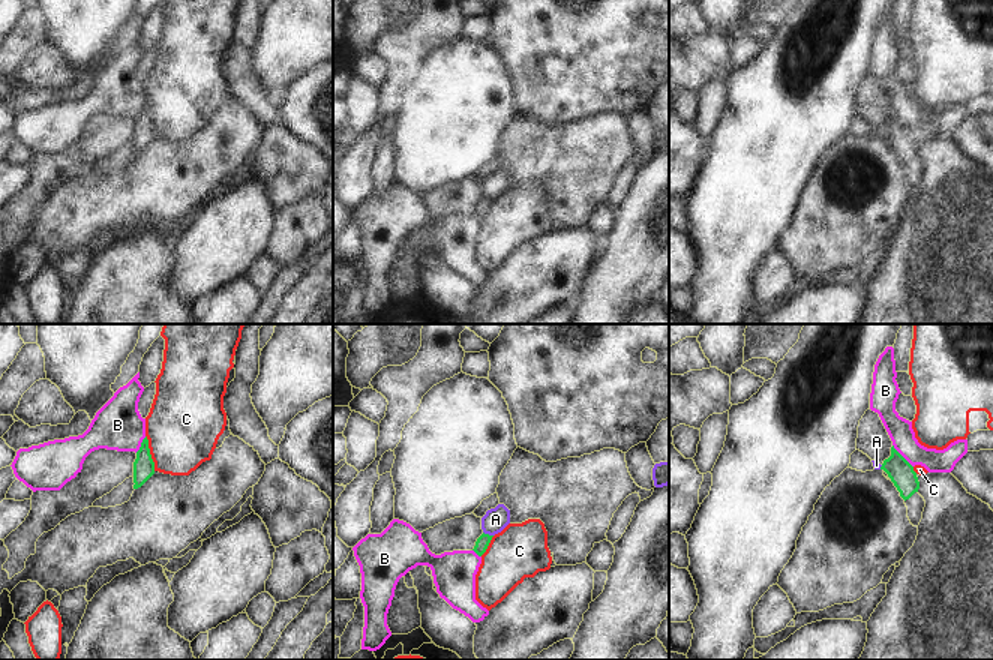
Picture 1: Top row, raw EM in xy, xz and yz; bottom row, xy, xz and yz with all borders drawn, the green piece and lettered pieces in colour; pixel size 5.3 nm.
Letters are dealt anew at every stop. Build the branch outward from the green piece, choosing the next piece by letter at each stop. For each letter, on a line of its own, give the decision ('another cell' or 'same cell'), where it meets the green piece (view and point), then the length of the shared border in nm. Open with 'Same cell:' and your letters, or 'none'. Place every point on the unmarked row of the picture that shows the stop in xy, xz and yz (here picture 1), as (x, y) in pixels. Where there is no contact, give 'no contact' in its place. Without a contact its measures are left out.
Same cell: none
A: another cell; contact xz (488, 198); length 60 nm
B: another cell; contact yz (902, 120); length 170 nm
C: another cell; contact xy (149, 117); length 200 nm

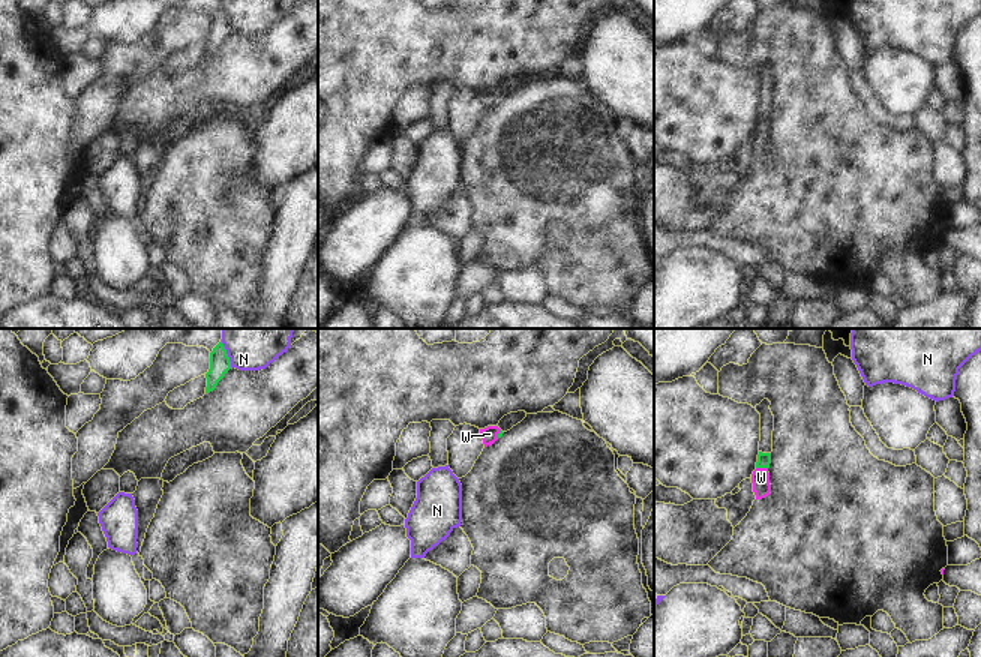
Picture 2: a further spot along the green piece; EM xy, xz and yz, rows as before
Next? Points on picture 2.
Same cell: W
N: another cell; contact xy (225, 17); length 160 nm
W: same cell; contact yz (762, 131); length 60 nm

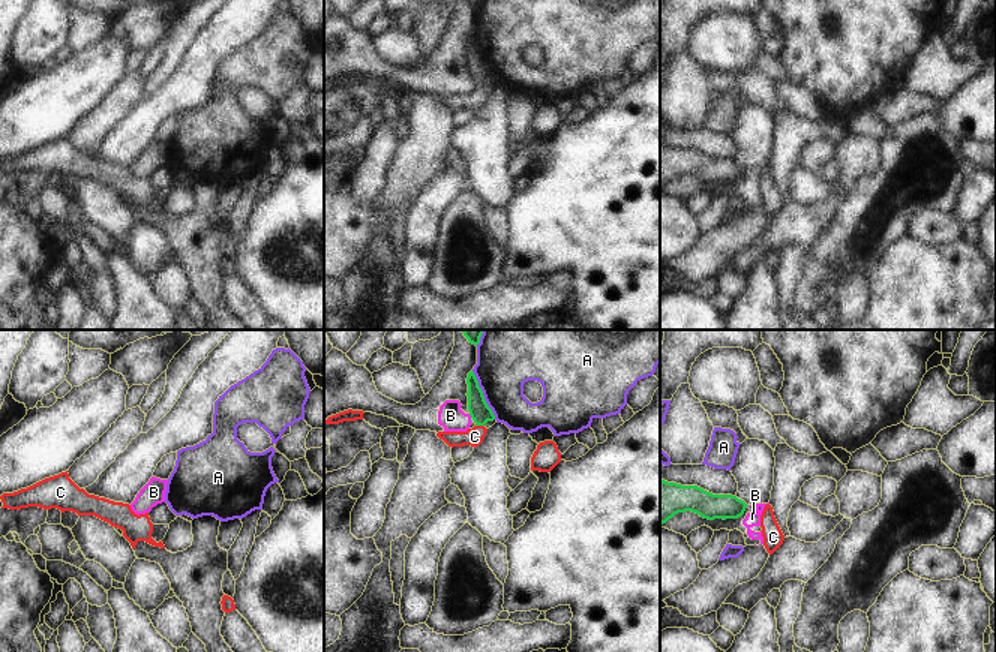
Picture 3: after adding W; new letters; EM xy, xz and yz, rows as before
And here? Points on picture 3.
Same cell: C
A: another cell; contact xz (482, 59); length 300 nm
B: another cell; contact xz (470, 78); length 30 nm
C: same cell; contact xz (480, 89); length 50 nm

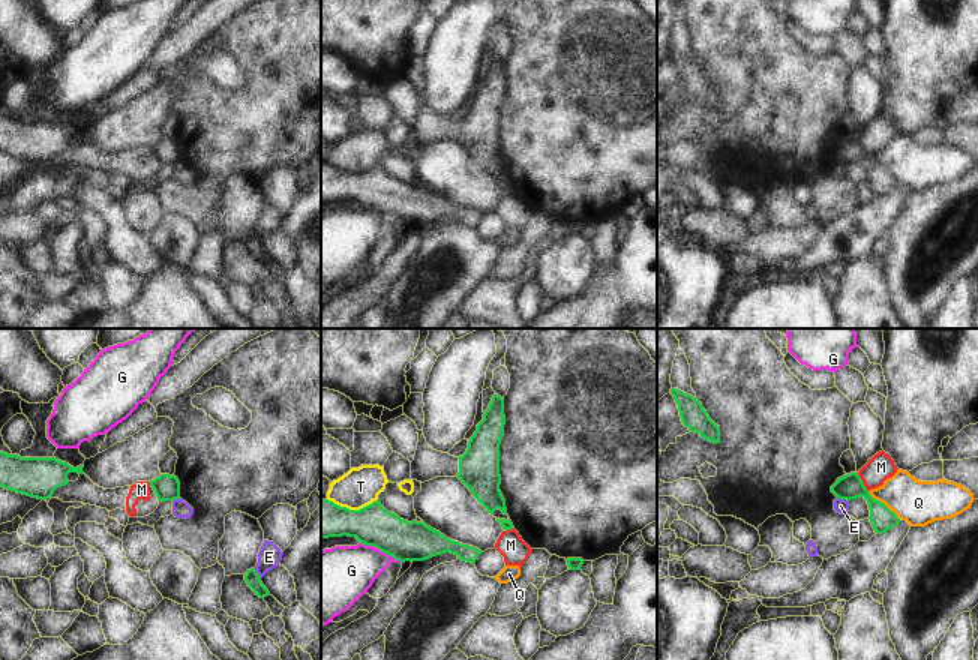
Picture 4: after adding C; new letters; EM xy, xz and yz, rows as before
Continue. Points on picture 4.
Same cell: none
E: another cell; contact yz (843, 162); length 70 nm
G: another cell; contact xz (381, 215); length 240 nm
M: another cell; contact yz (861, 146); length 120 nm
Q: another cell; contact yz (882, 167); length 220 nm
T: another cell; contact xz (351, 174); length 280 nm

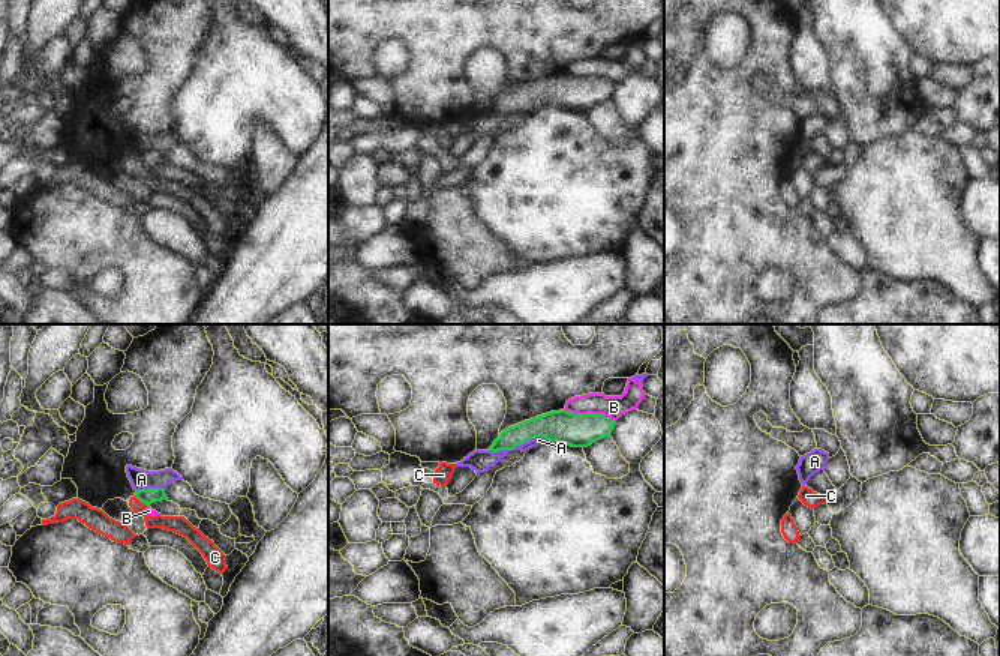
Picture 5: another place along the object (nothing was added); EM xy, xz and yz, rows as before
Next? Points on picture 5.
Same cell: C
A: another cell; contact xz (517, 108); length 340 nm
B: another cell; contact xz (589, 77); length 280 nm
C: same cell; contact xy (140, 164); length 90 nm

